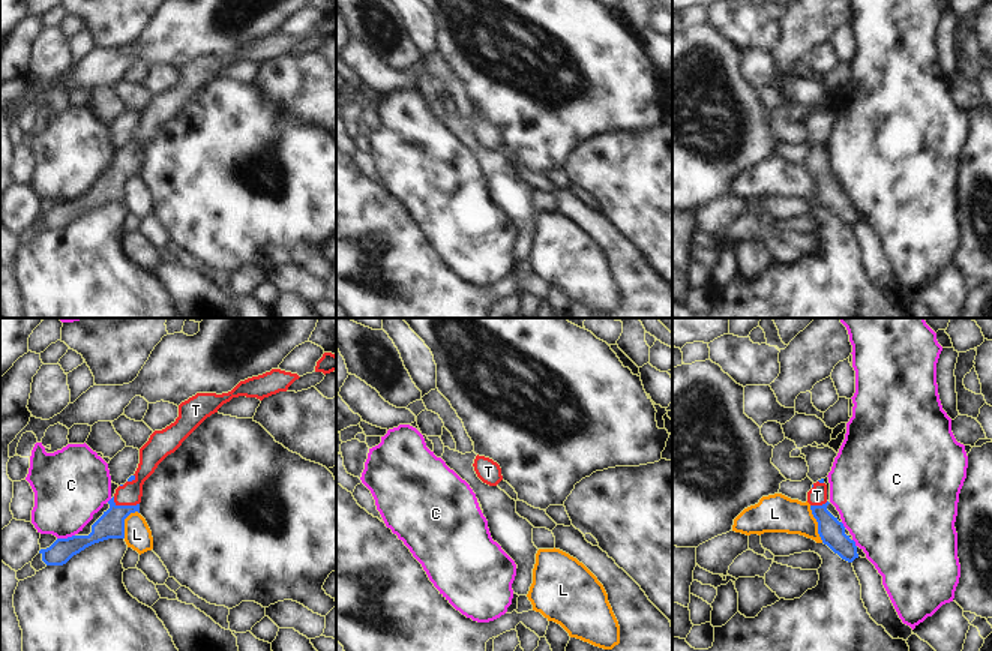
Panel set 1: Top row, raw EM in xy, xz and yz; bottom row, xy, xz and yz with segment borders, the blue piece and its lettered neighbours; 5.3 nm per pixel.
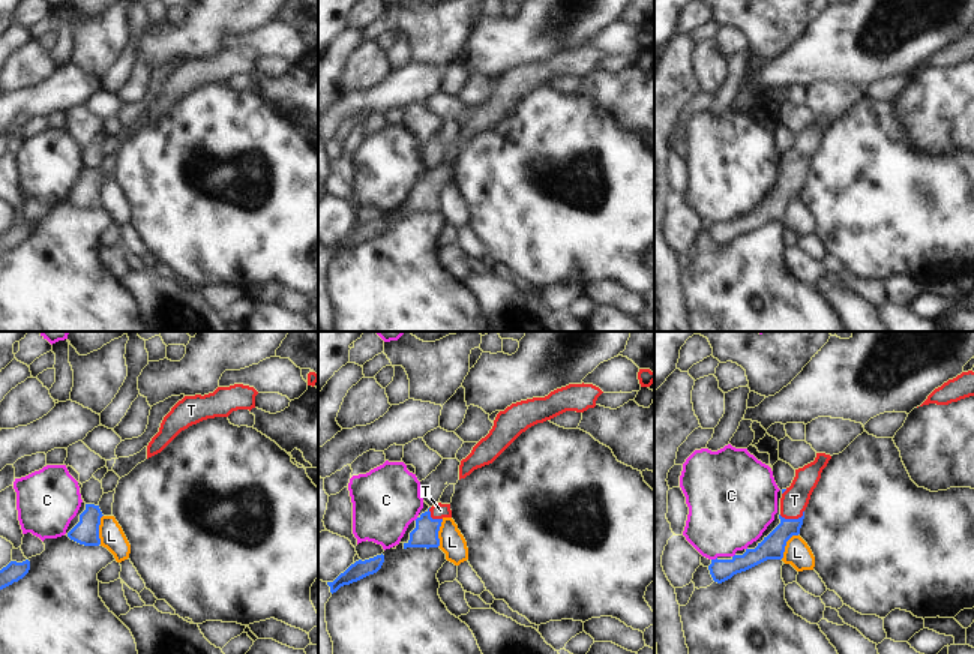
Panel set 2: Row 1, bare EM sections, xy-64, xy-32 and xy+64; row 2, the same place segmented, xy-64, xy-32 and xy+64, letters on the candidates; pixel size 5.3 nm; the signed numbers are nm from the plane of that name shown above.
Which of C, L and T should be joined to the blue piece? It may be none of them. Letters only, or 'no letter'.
T.

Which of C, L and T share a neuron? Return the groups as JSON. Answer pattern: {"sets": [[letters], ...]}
{"sets": [["C"], ["L"], ["T"]]}

